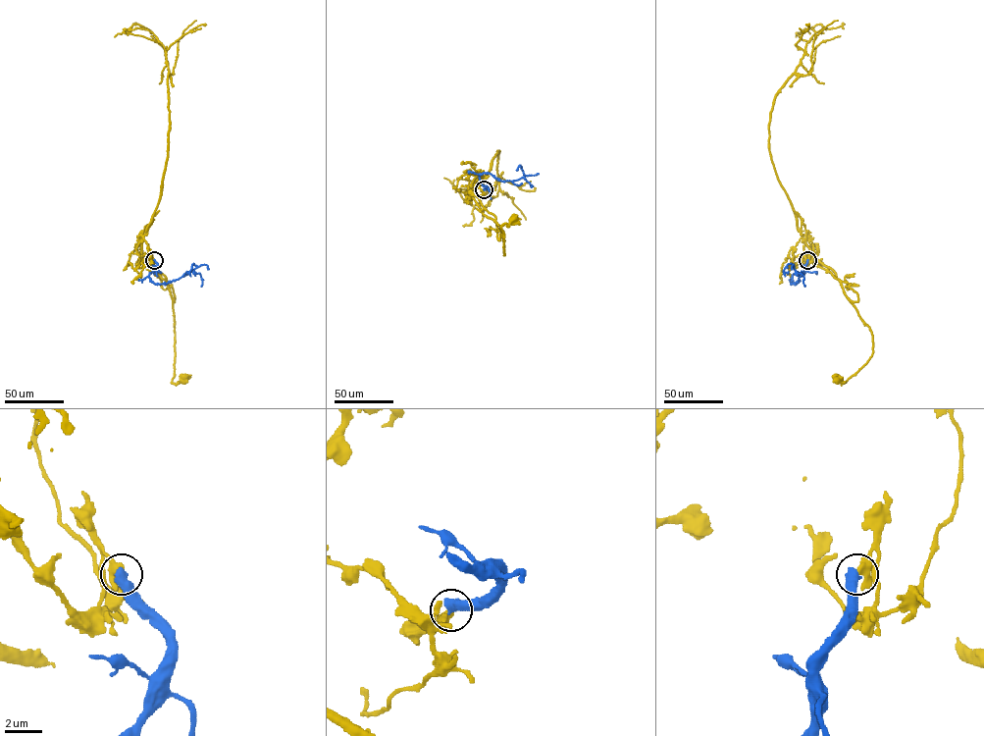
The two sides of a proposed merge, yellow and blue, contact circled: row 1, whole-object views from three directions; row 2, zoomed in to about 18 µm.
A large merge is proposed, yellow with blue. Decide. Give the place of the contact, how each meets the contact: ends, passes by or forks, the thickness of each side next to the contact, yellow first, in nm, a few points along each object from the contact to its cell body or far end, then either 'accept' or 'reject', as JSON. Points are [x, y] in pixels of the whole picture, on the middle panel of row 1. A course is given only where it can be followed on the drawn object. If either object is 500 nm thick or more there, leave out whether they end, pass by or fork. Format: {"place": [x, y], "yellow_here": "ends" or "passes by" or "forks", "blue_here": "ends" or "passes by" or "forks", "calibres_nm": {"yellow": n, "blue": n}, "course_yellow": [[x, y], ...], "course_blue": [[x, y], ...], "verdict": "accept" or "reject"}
{"place": [484, 189], "calibres_nm": {"yellow": 550, "blue": 600}, "course_yellow": [[484, 189], [475, 186], [471, 191], [495, 217], [501, 231], [503, 255], [501, 228], [513, 219]], "course_blue": [[484, 189], [487, 187], [479, 174], [490, 173], [502, 181], [526, 176], [520, 165], [516, 170]], "verdict": "reject"}

